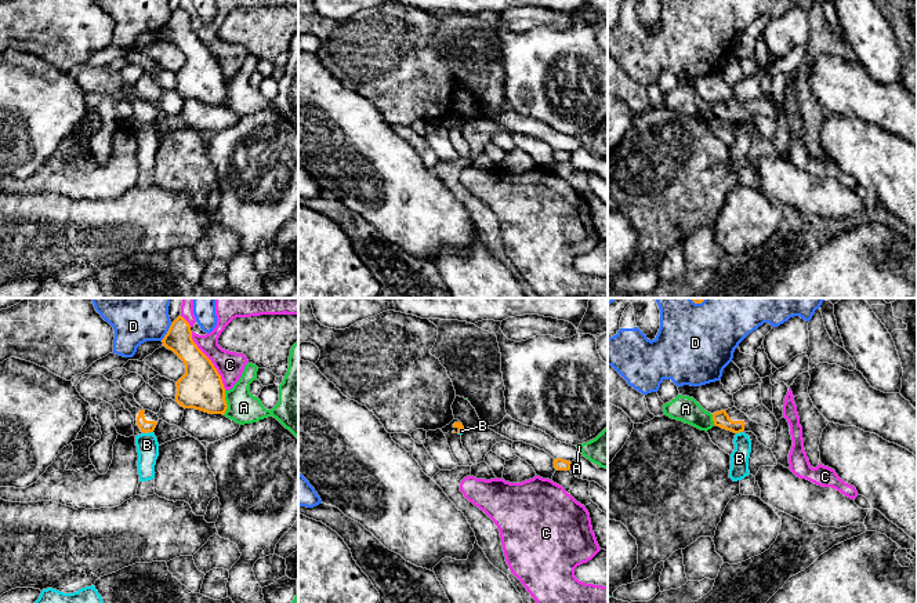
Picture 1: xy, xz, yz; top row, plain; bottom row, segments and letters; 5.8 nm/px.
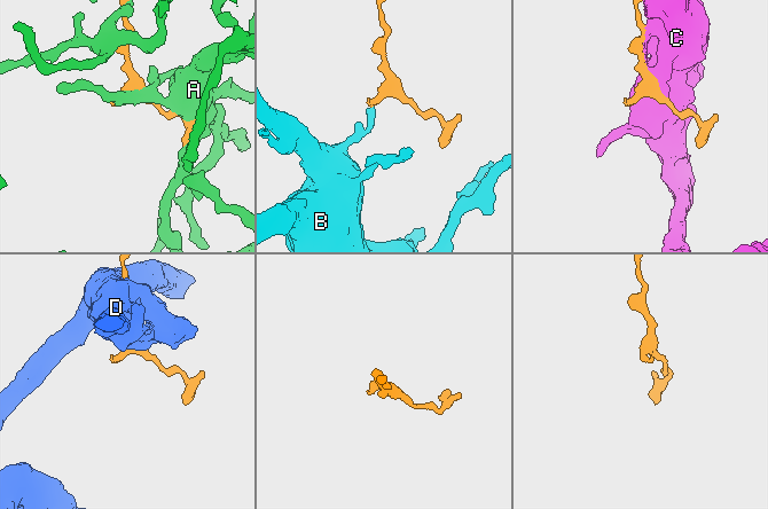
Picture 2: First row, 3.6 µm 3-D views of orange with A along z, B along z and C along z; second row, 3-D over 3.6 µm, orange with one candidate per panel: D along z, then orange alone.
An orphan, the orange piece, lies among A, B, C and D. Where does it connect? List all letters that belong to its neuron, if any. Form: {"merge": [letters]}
{"merge": []}

